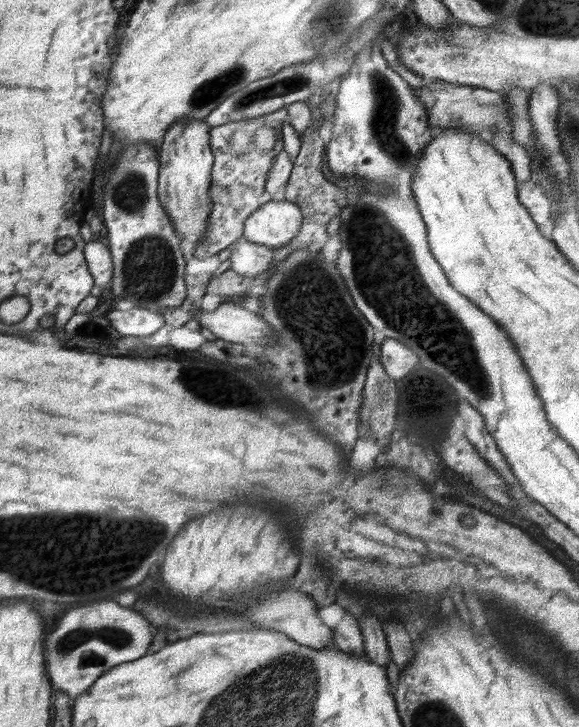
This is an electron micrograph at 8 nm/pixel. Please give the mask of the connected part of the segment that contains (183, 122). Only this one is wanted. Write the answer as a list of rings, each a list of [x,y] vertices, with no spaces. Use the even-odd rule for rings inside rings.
[[[181,118],[166,129],[158,156],[160,164],[158,198],[174,226],[174,232],[185,237],[198,238],[194,246],[200,244],[206,234],[206,223],[208,223],[212,203],[208,197],[214,162],[214,153],[210,148],[210,130],[211,126],[205,120],[194,121]]]

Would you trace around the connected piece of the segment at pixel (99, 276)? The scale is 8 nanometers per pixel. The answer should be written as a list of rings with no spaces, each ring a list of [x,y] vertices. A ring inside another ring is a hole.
[[[96,238],[88,242],[83,253],[86,255],[87,266],[94,275],[95,286],[102,287],[103,290],[109,288],[114,270],[109,247]]]

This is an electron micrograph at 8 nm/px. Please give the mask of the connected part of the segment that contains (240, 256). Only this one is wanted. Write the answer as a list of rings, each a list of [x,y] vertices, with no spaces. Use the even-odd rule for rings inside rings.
[[[240,238],[231,244],[230,269],[237,274],[255,278],[272,267],[272,248]]]

